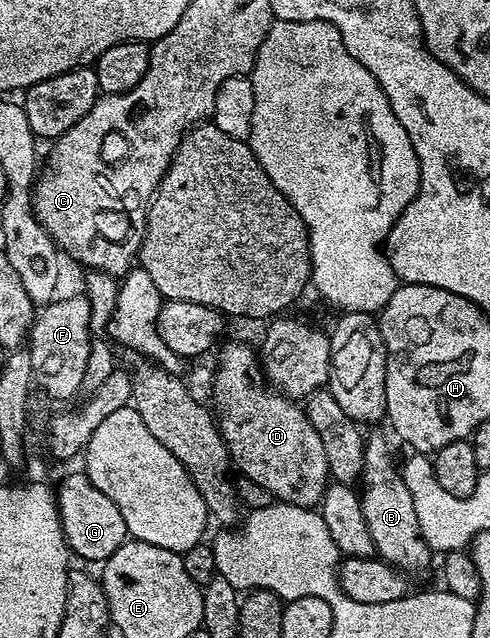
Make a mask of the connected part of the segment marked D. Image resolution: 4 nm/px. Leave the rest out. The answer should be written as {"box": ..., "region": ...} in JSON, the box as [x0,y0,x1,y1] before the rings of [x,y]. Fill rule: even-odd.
{"box":[211,341,329,507],"region":[[[229,341],[221,349],[221,354],[217,357],[217,378],[213,381],[213,405],[211,404],[212,412],[215,414],[217,428],[221,431],[221,438],[225,440],[226,447],[229,448],[229,455],[234,466],[241,468],[240,476],[247,480],[253,480],[260,487],[265,487],[270,492],[273,498],[277,501],[285,501],[288,505],[303,505],[306,507],[320,506],[321,496],[324,493],[329,477],[329,468],[327,467],[327,455],[323,455],[323,442],[319,440],[318,433],[315,432],[315,427],[311,427],[311,423],[307,419],[304,408],[300,404],[294,403],[290,398],[286,397],[280,391],[269,391],[273,393],[253,393],[253,389],[249,386],[249,380],[256,373],[259,373],[259,357],[256,352],[253,353],[241,341]]]}

